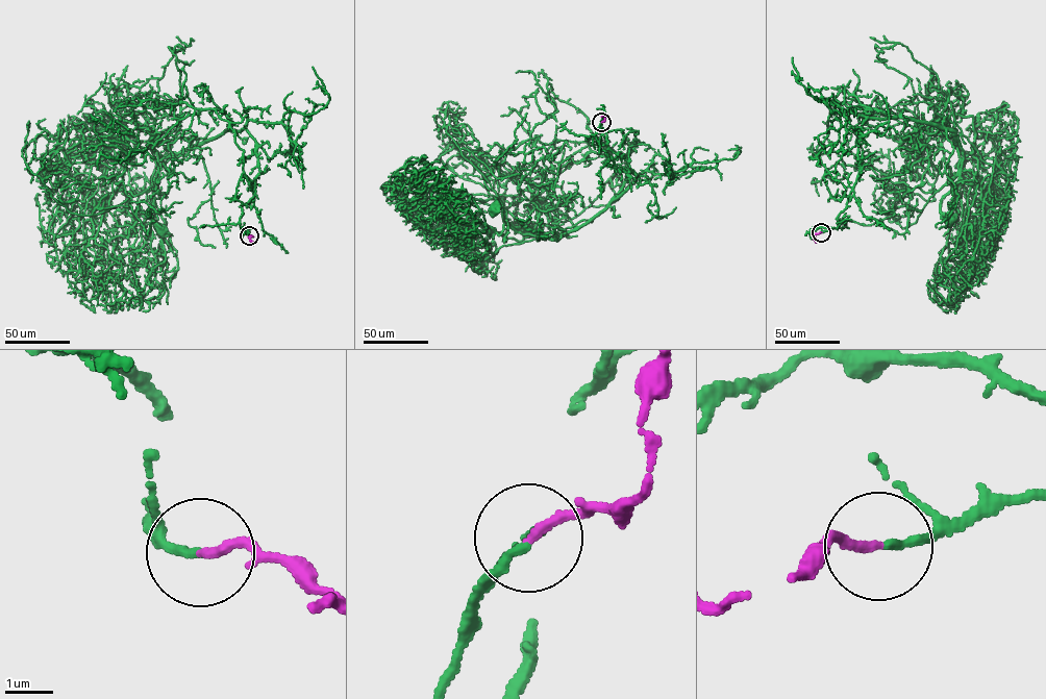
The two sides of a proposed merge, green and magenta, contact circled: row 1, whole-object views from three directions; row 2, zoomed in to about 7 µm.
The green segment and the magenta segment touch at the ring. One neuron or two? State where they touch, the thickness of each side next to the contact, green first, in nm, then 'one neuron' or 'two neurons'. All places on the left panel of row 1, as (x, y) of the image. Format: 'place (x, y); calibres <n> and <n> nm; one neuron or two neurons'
place (249, 235); calibres 150 and 170 nm; one neuron

